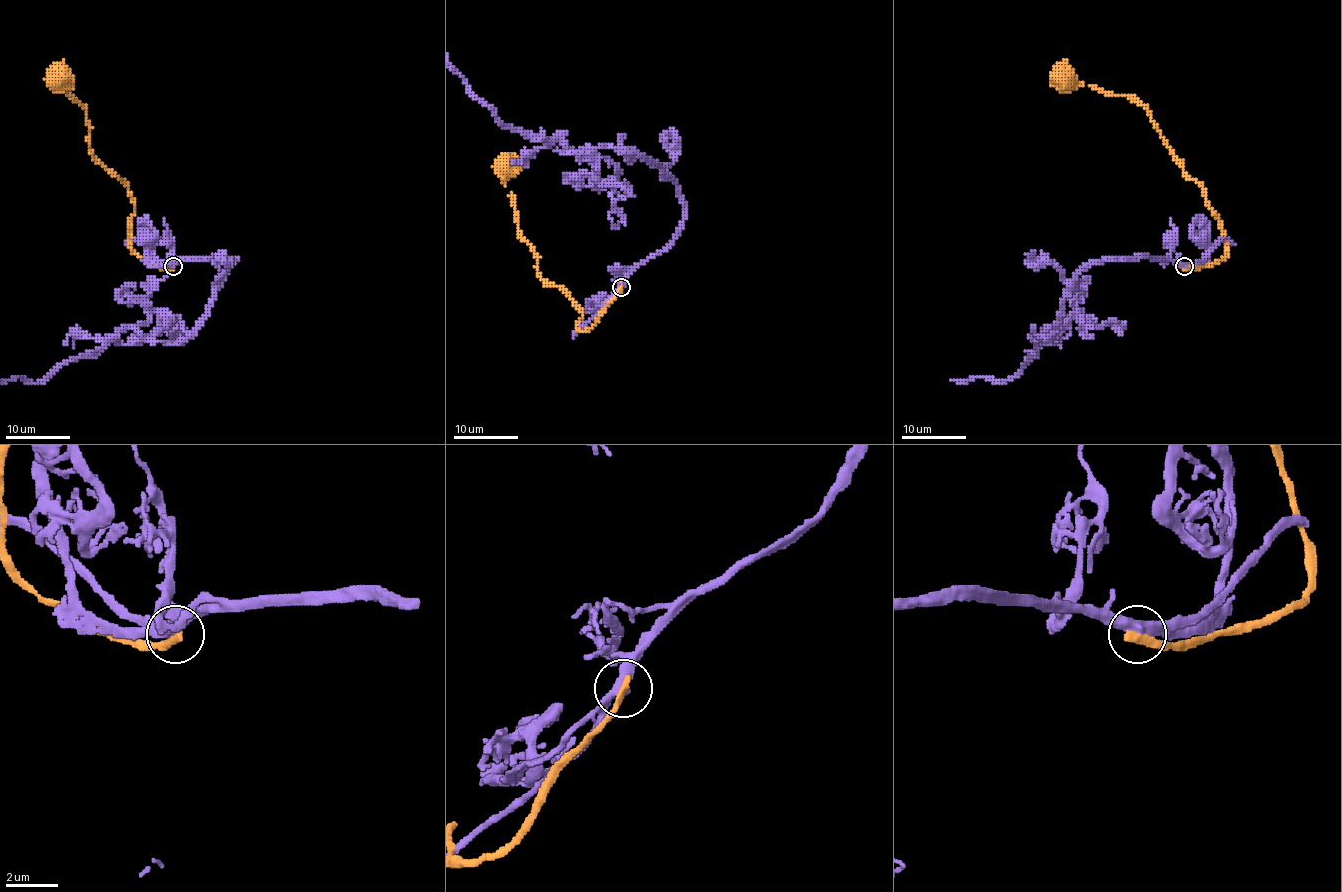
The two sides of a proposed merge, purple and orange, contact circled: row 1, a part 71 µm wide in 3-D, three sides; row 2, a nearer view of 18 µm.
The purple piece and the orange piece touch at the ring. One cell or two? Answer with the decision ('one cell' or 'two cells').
two cells

